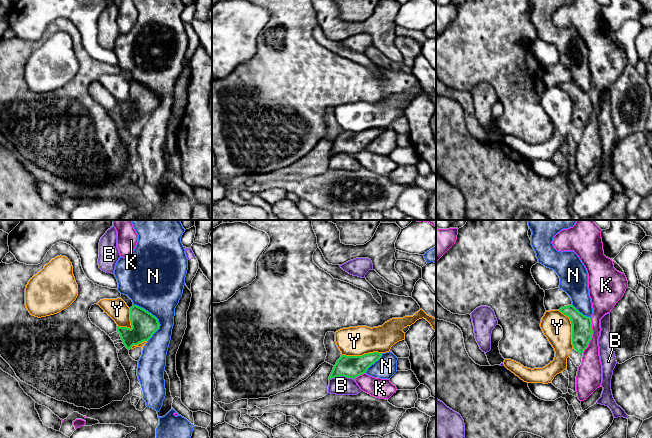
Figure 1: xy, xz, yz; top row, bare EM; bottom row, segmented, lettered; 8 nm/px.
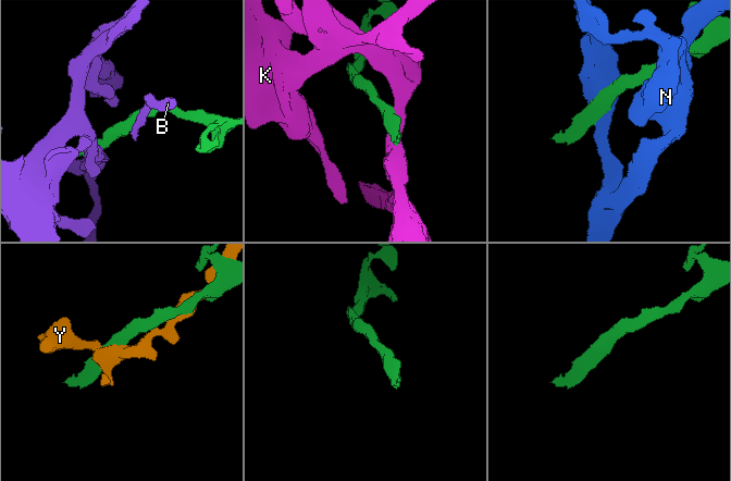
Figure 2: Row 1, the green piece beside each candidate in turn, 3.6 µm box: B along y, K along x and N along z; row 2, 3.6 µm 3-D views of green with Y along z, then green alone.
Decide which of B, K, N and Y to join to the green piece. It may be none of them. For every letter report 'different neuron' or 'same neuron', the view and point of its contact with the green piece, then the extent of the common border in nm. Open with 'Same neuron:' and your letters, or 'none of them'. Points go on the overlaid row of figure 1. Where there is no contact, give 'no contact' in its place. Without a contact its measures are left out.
Same neuron: none of them
B: different neuron | xz (341, 375) | 200 nm
K: different neuron | yz (591, 335) | 280 nm
N: different neuron | xy (156, 318) | 320 nm
Y: different neuron | yz (572, 327) | 320 nm

